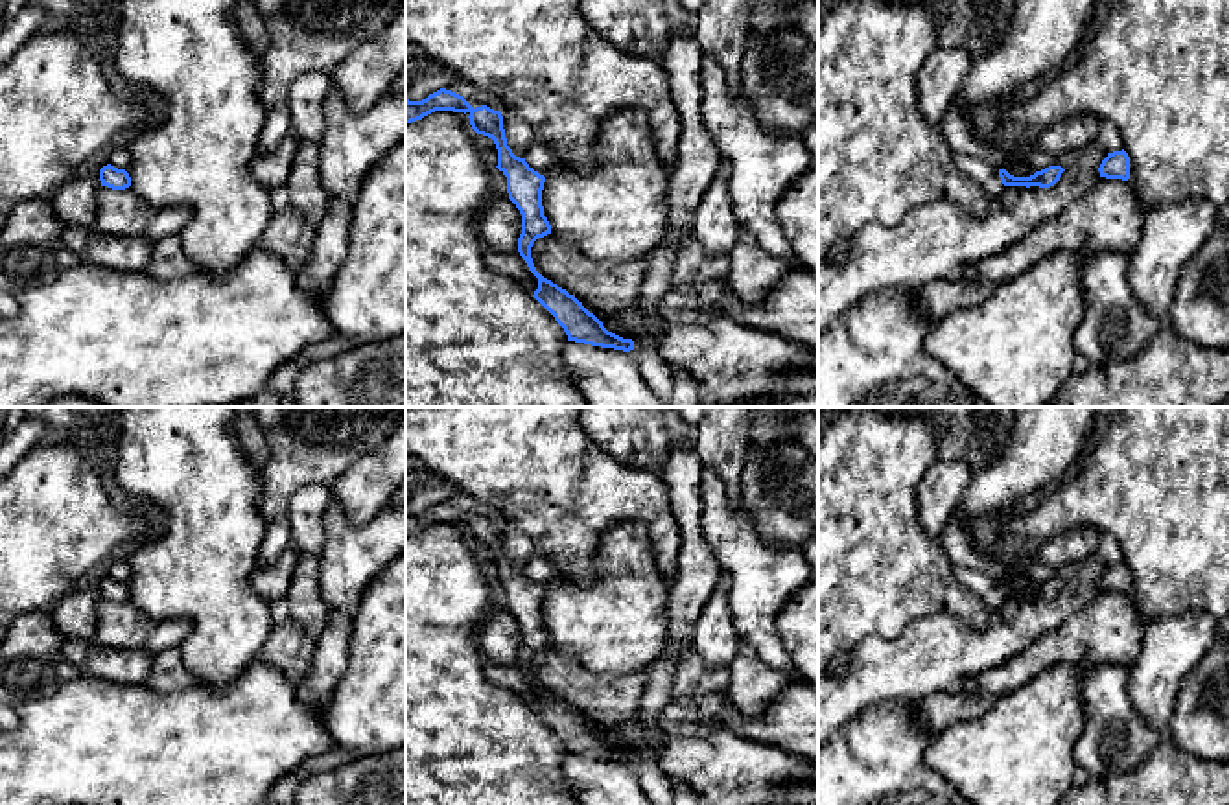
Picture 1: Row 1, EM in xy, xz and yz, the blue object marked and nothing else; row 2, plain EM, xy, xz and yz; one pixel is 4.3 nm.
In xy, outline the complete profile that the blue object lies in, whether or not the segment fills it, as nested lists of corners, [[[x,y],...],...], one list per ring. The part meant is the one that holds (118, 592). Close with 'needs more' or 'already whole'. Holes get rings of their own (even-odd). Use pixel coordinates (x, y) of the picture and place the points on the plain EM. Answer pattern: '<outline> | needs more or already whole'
[[[111,577],[100,582],[100,593],[101,593],[101,599],[112,601],[112,602],[125,602],[131,599],[129,586]]] | already whole

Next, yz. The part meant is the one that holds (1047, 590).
[[[1049,578],[1049,580],[1041,582],[1041,584],[1036,584],[1030,589],[1014,589],[1006,582],[999,582],[999,589],[1001,589],[1004,599],[1050,601],[1060,593],[1063,584],[1065,582],[1061,578]]] | already whole

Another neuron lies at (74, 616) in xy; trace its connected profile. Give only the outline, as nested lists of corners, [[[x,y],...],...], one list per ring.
[[[100,586],[76,588],[50,610],[64,639],[94,641],[98,632],[96,606],[100,599]]]

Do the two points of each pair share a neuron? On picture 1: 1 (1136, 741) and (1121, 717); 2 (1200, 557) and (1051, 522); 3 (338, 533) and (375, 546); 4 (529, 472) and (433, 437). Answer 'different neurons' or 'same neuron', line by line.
1: same neuron
2: same neuron
3: same neuron
4: same neuron

